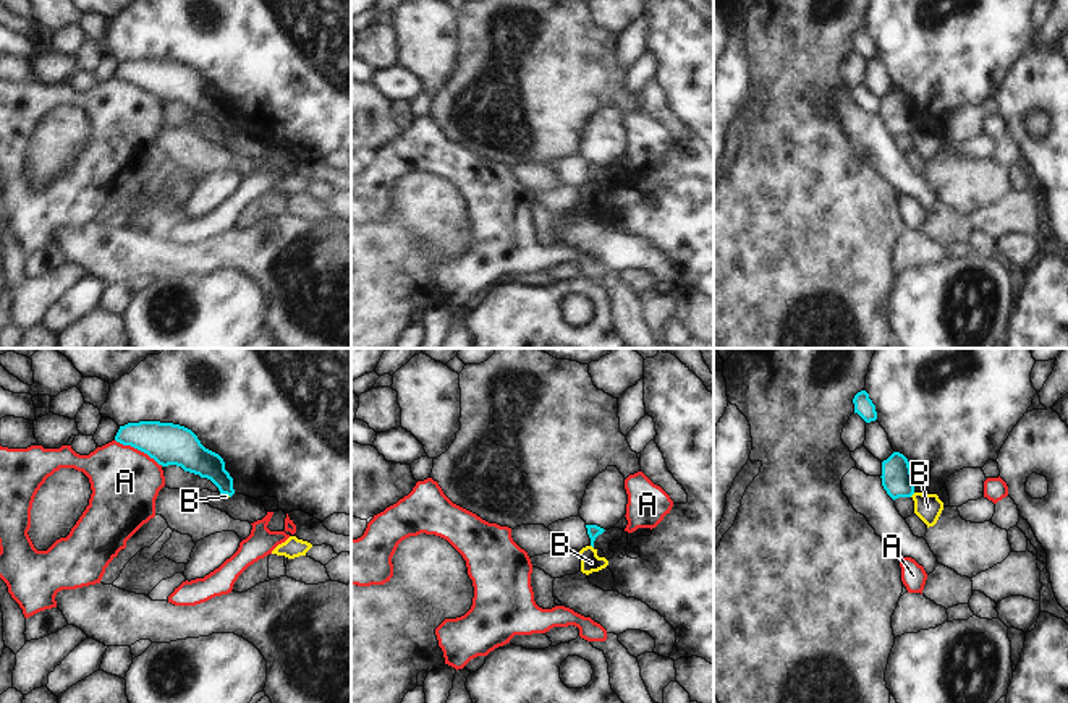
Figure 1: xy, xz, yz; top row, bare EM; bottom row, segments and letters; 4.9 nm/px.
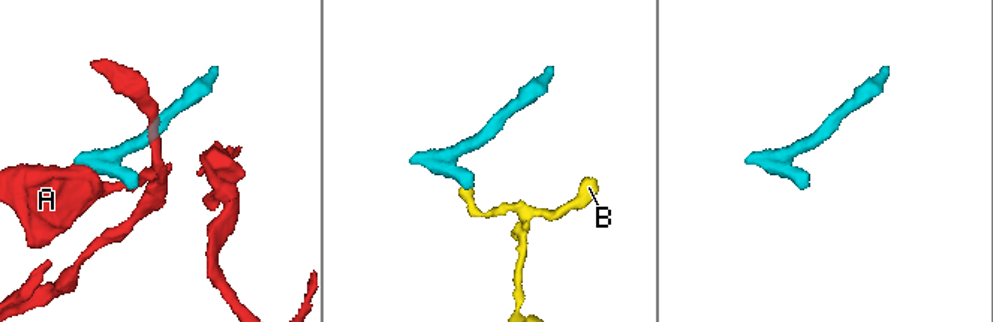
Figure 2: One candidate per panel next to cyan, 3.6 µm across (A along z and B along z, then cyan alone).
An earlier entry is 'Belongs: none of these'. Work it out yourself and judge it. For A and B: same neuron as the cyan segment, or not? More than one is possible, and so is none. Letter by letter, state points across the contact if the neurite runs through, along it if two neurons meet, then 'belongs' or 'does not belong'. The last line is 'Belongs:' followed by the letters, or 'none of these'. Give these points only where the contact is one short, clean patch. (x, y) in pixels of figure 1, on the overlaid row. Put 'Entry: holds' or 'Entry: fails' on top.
Entry: holds
A: border xy (115, 439), (146, 452), (162, 465); does not belong
B: border yz (915, 493), (910, 496); does not belong
Belongs: none of these

